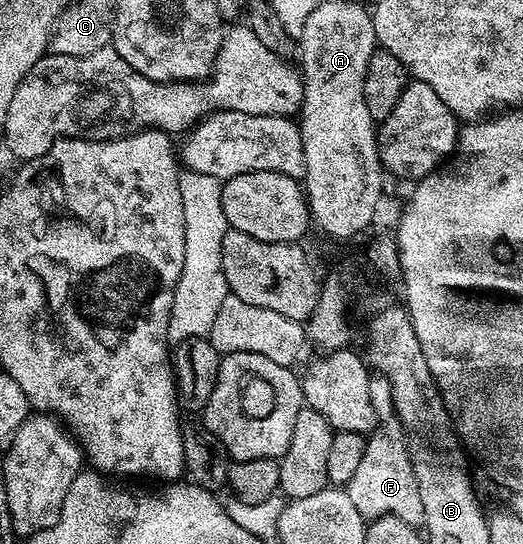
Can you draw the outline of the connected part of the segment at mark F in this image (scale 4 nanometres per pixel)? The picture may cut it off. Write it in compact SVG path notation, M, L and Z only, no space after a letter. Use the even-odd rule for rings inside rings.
M373 376L370 380L370 392L373 395L376 426L367 435L366 452L362 452L362 461L358 463L354 477L347 484L350 501L365 520L393 514L413 524L423 523L422 496L418 492L418 480L414 476L408 440L396 415L388 382L385 378Z

